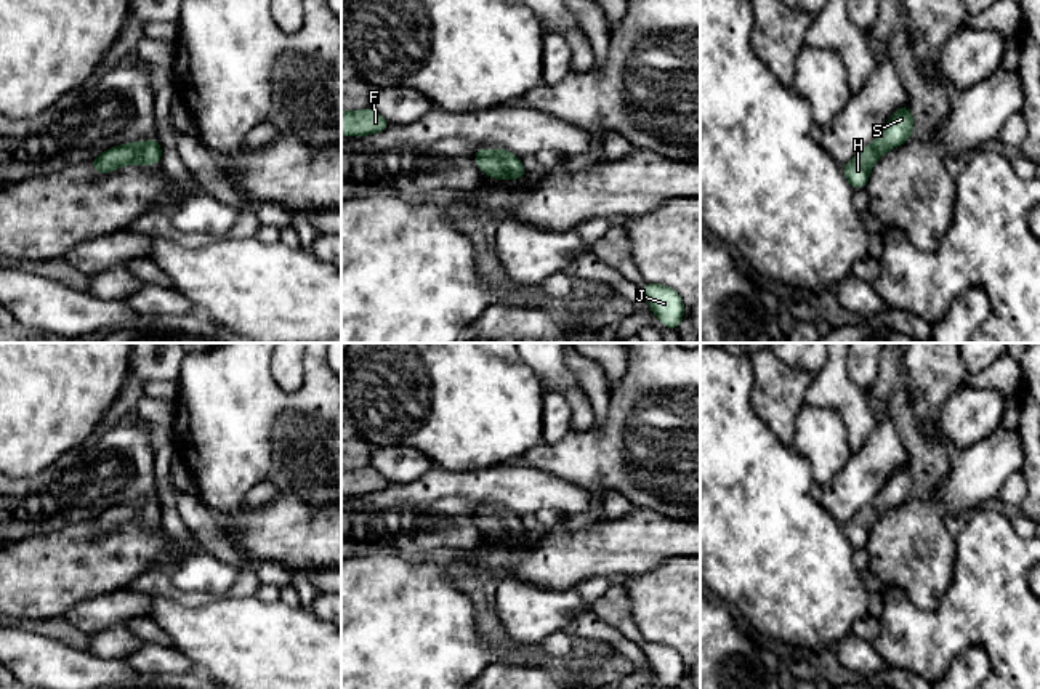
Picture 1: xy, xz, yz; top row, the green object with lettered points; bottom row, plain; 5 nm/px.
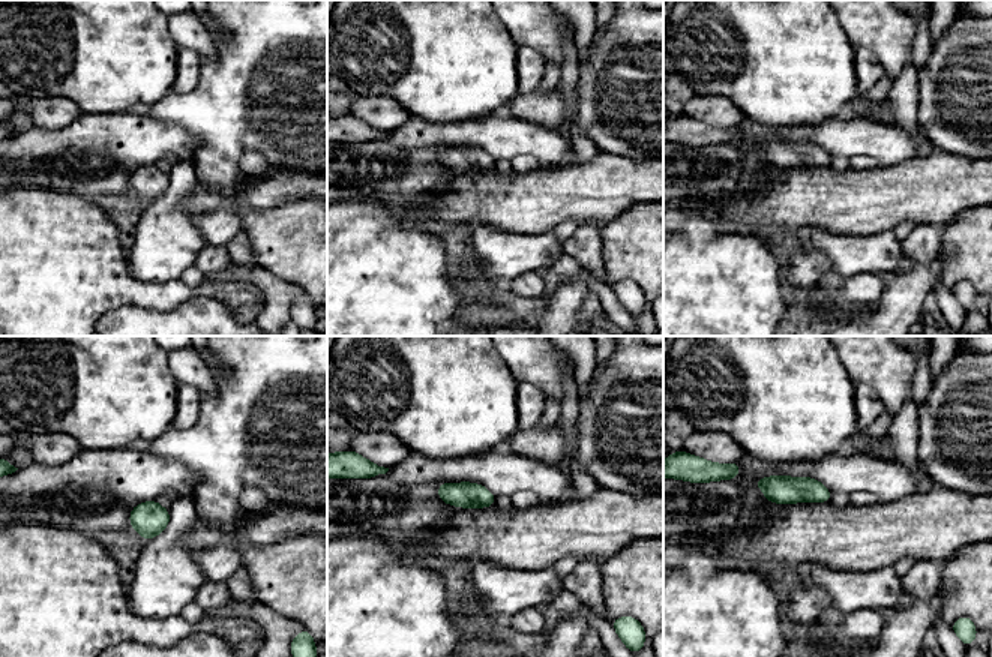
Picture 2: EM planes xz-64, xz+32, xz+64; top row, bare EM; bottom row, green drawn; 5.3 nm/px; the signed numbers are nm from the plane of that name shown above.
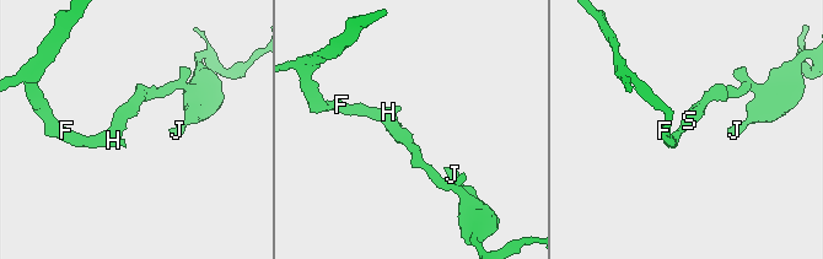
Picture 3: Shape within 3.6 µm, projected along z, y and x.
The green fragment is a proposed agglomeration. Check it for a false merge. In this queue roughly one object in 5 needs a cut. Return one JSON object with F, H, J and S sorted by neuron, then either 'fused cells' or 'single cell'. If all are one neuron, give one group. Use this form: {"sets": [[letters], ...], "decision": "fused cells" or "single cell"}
{"sets": [["F", "H", "J", "S"]], "decision": "single cell"}

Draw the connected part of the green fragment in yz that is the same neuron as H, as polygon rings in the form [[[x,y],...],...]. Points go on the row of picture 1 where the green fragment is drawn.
[[[907,103],[891,115],[885,130],[877,139],[862,147],[846,165],[841,167],[854,191],[864,189],[873,163],[889,149],[909,141],[912,138],[913,119]]]

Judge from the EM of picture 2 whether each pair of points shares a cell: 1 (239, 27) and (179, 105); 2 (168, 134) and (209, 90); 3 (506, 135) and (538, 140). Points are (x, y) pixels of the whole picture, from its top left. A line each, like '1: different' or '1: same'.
1: same
2: different
3: same

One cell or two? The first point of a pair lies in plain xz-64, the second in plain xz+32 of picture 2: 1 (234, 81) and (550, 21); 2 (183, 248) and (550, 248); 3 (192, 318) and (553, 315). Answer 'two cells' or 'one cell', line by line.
1: two cells
2: one cell
3: two cells

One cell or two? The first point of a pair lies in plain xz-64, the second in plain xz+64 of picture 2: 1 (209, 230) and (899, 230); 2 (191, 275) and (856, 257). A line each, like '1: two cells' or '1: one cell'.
1: one cell
2: two cells

